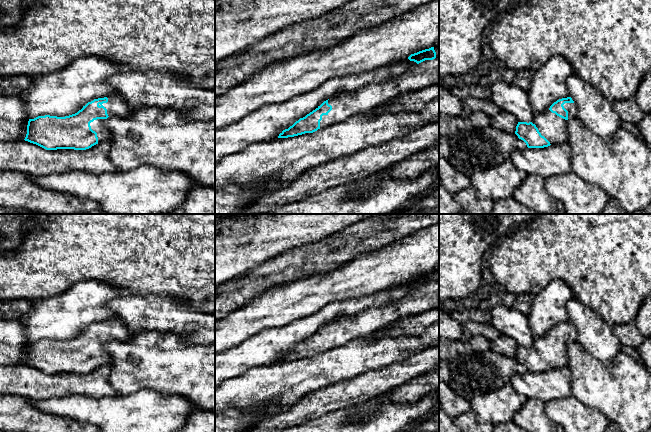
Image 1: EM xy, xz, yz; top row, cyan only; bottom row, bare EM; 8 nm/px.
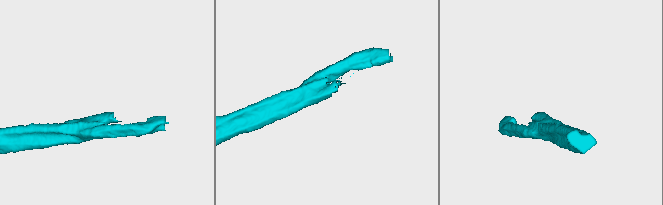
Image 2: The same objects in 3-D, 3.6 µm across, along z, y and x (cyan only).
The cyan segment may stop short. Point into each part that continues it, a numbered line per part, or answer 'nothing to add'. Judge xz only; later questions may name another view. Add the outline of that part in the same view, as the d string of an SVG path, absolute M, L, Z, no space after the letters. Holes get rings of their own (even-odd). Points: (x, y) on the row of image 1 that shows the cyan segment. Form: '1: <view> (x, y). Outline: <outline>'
1: xz (363, 100). Outline: M439 45L436 58L409 67L402 74L380 84L372 83L350 93L338 93L328 100L332 110L322 116L320 128L334 125L357 113L368 113L401 93L417 91L439 83Z

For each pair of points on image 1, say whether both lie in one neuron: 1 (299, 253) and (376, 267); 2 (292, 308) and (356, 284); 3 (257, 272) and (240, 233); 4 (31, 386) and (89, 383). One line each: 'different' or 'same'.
1: different
2: same
3: different
4: same

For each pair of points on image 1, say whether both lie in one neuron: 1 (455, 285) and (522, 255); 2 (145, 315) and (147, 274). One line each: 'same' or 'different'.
1: different
2: different

